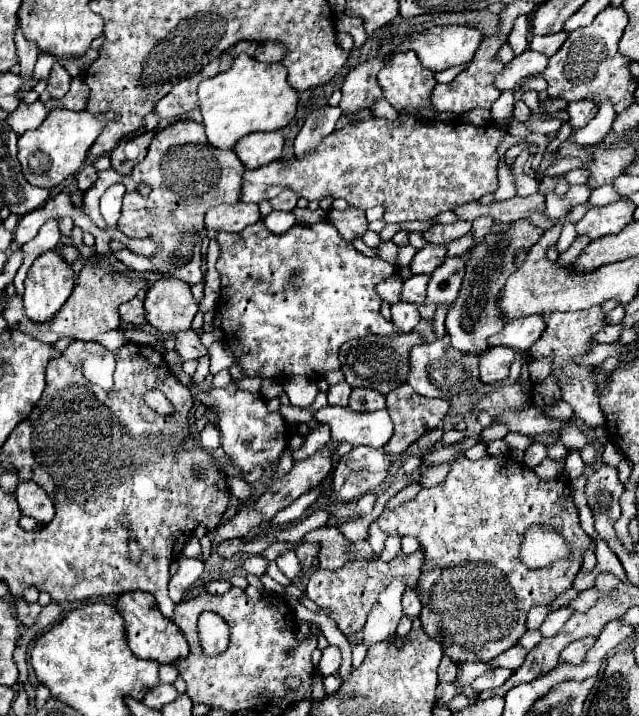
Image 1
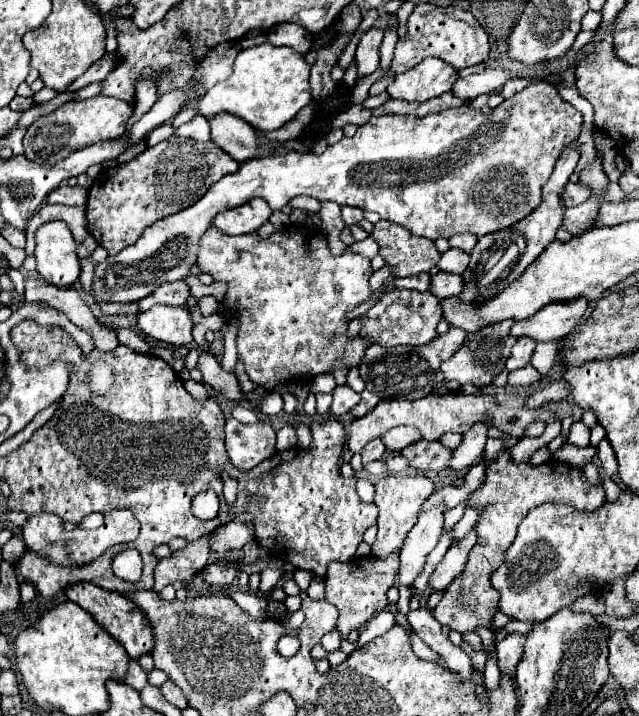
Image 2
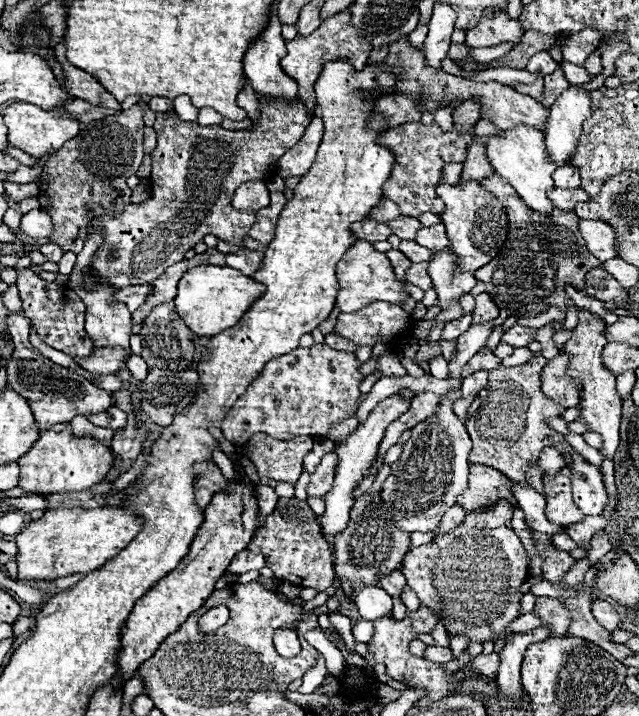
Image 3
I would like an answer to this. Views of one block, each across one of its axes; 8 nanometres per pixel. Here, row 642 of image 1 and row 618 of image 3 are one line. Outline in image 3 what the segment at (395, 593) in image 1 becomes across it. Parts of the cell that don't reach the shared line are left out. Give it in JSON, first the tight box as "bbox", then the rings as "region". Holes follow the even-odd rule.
{"bbox":[354,586,392,620],"region":[[[356,586],[354,604],[364,620],[376,620],[392,612],[392,598],[380,586]]]}

